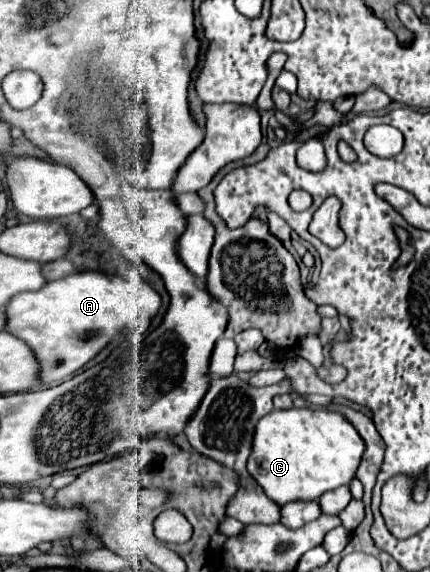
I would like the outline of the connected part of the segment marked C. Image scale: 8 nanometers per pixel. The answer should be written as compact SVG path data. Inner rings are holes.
M273 410L259 420L247 470L265 494L279 506L295 500L317 500L321 494L349 484L355 478L365 442L353 424L331 410Z

